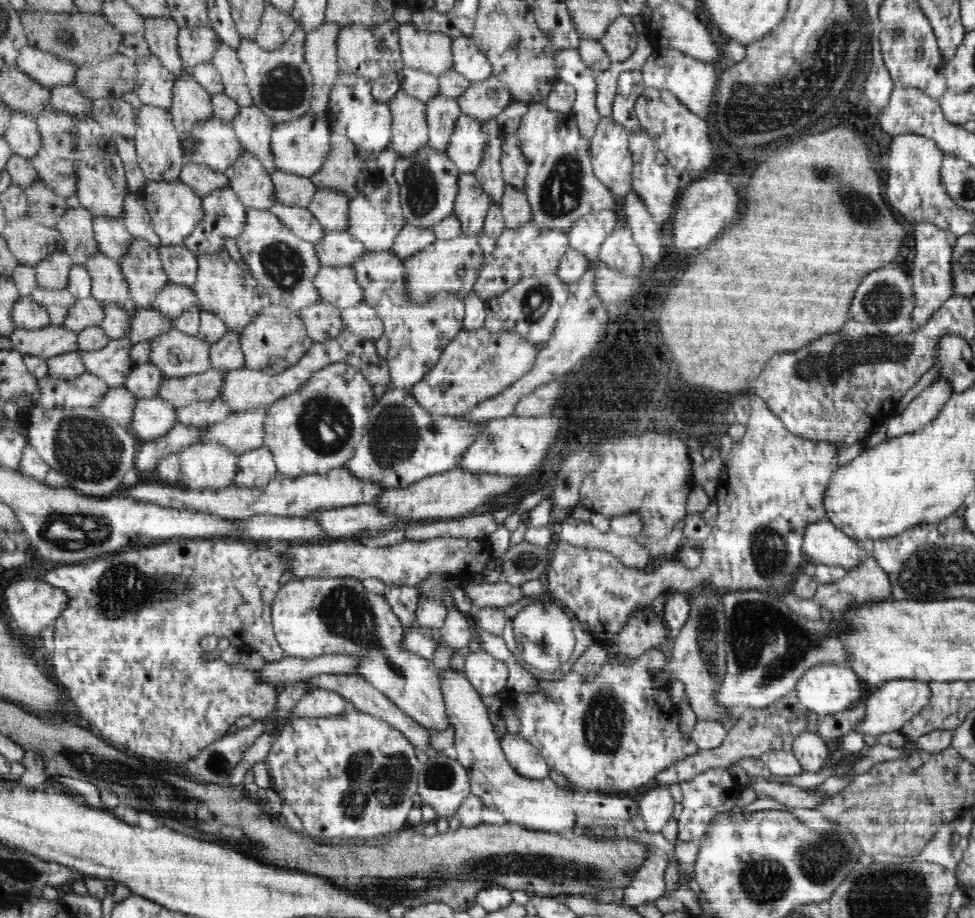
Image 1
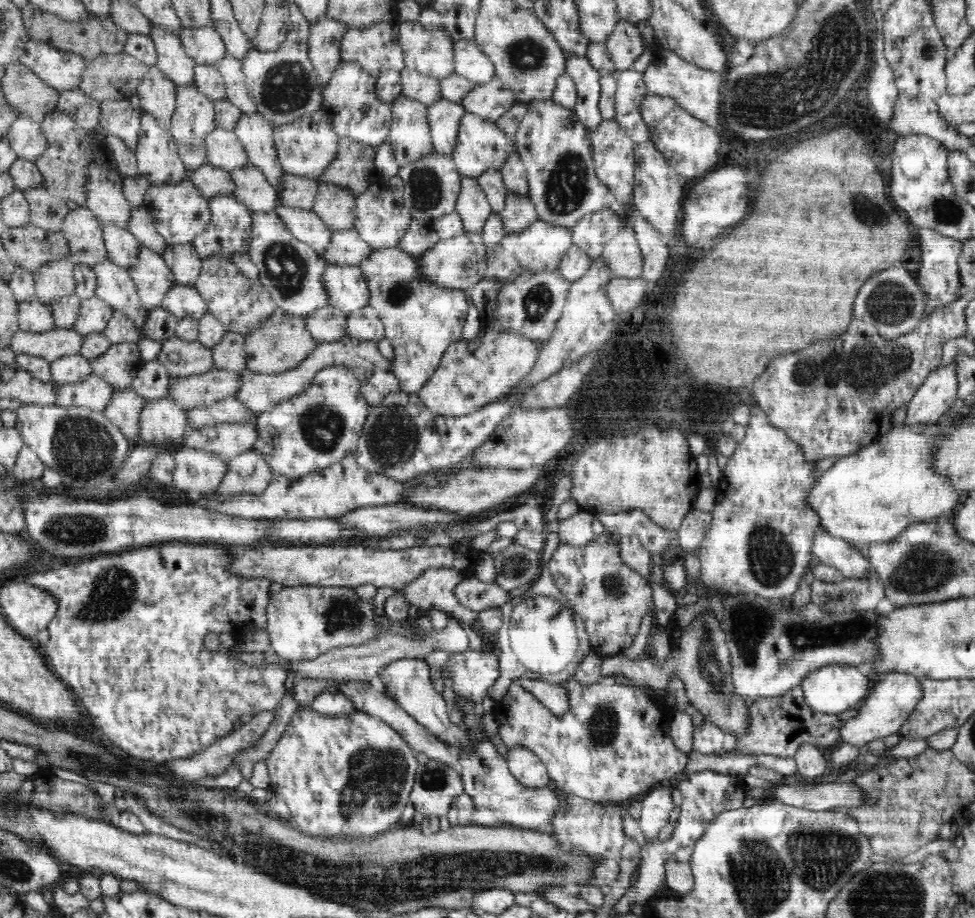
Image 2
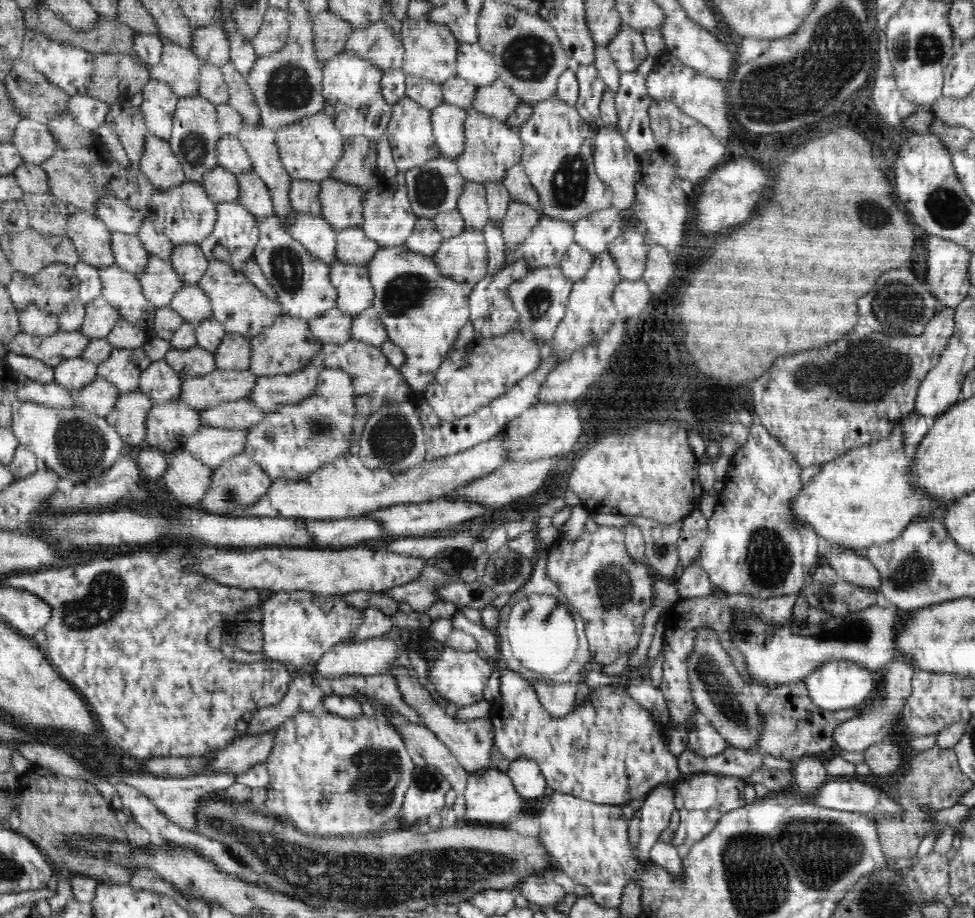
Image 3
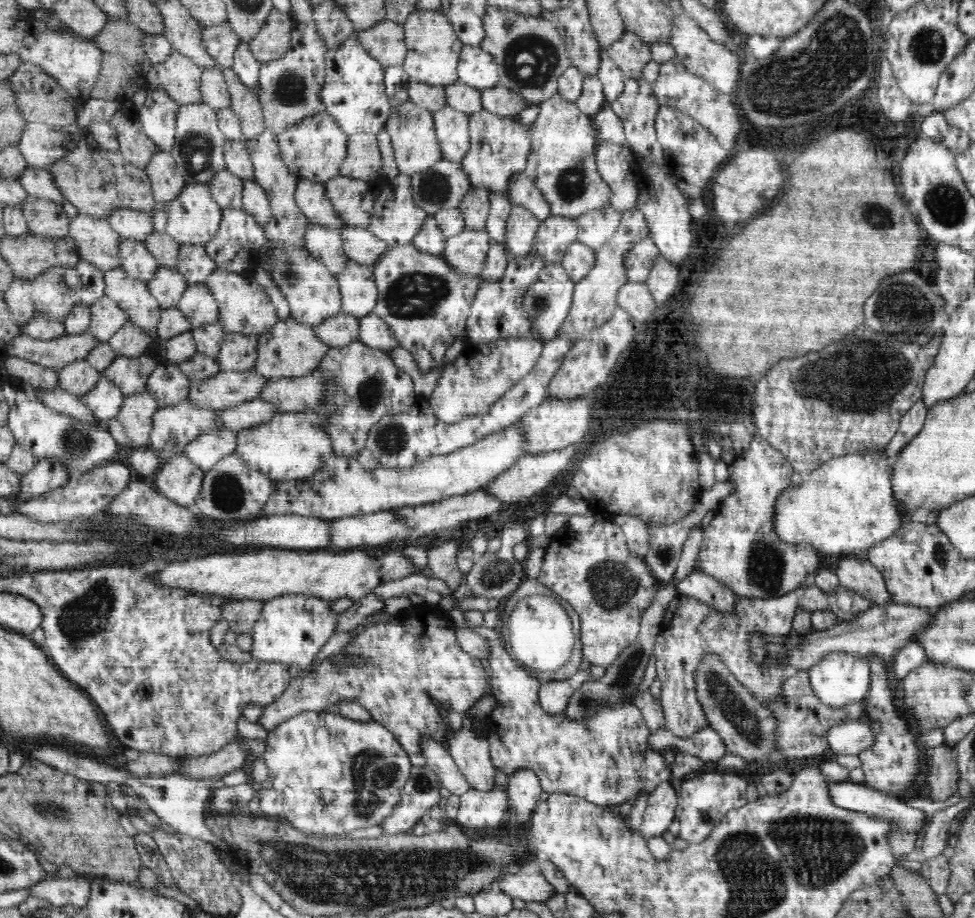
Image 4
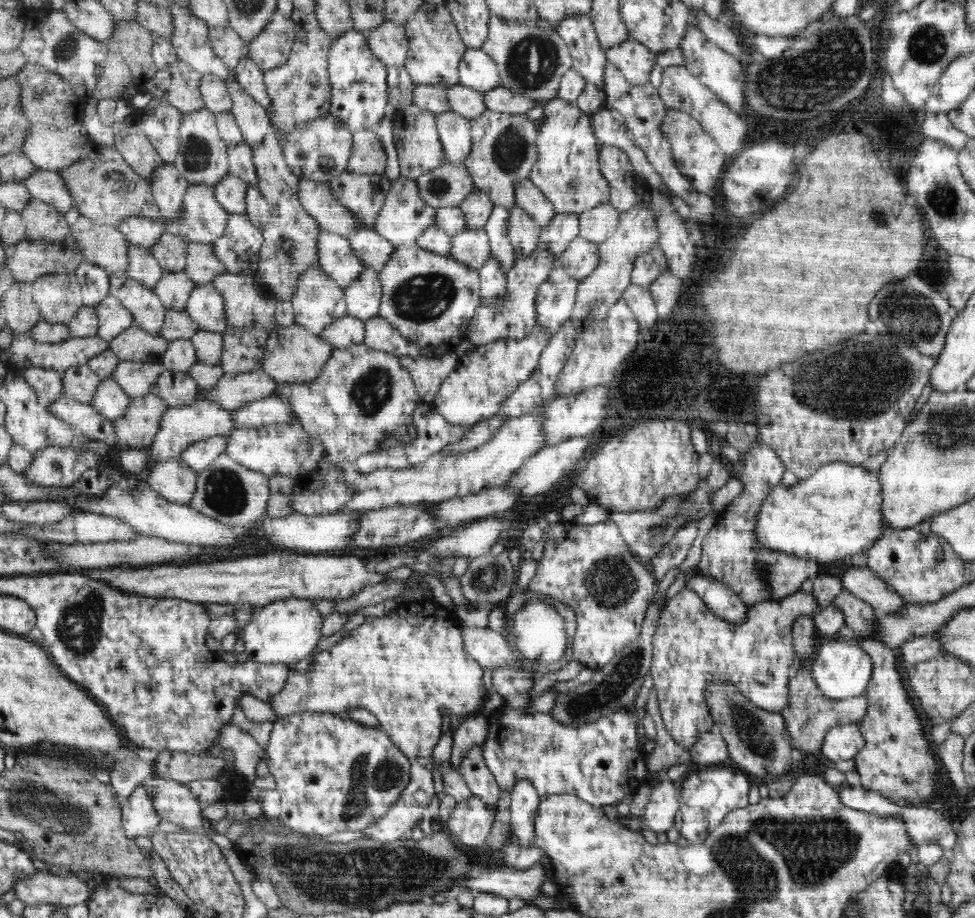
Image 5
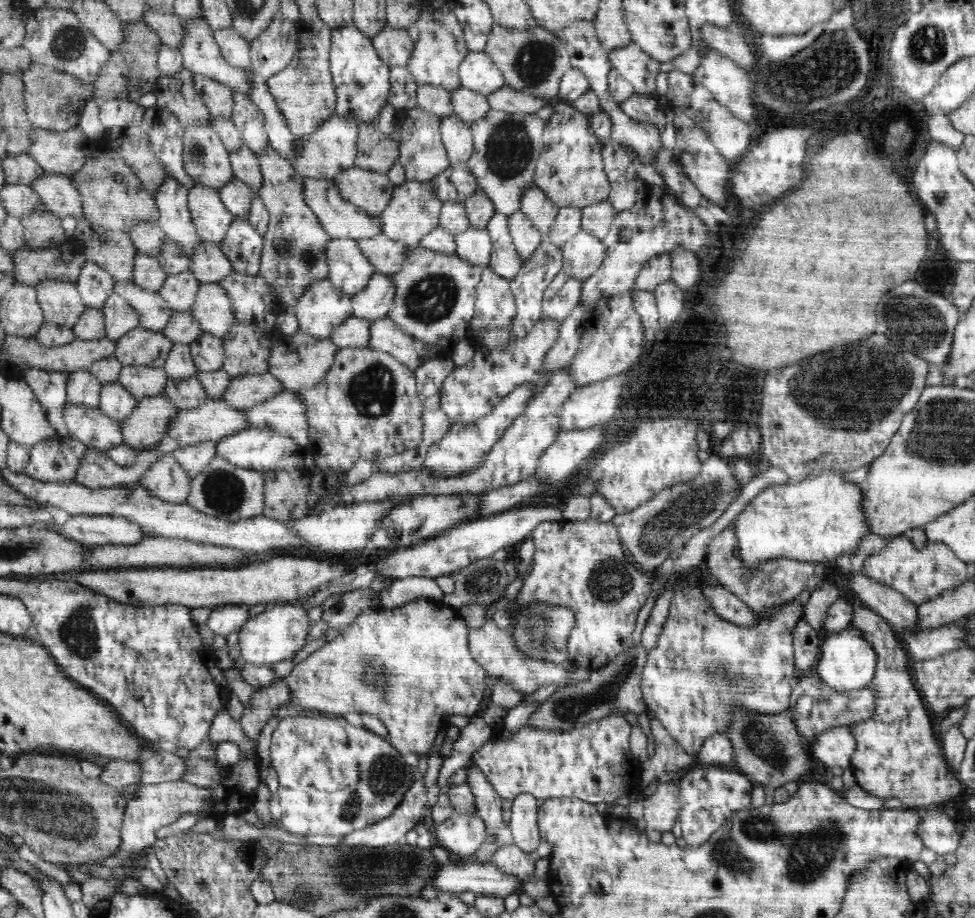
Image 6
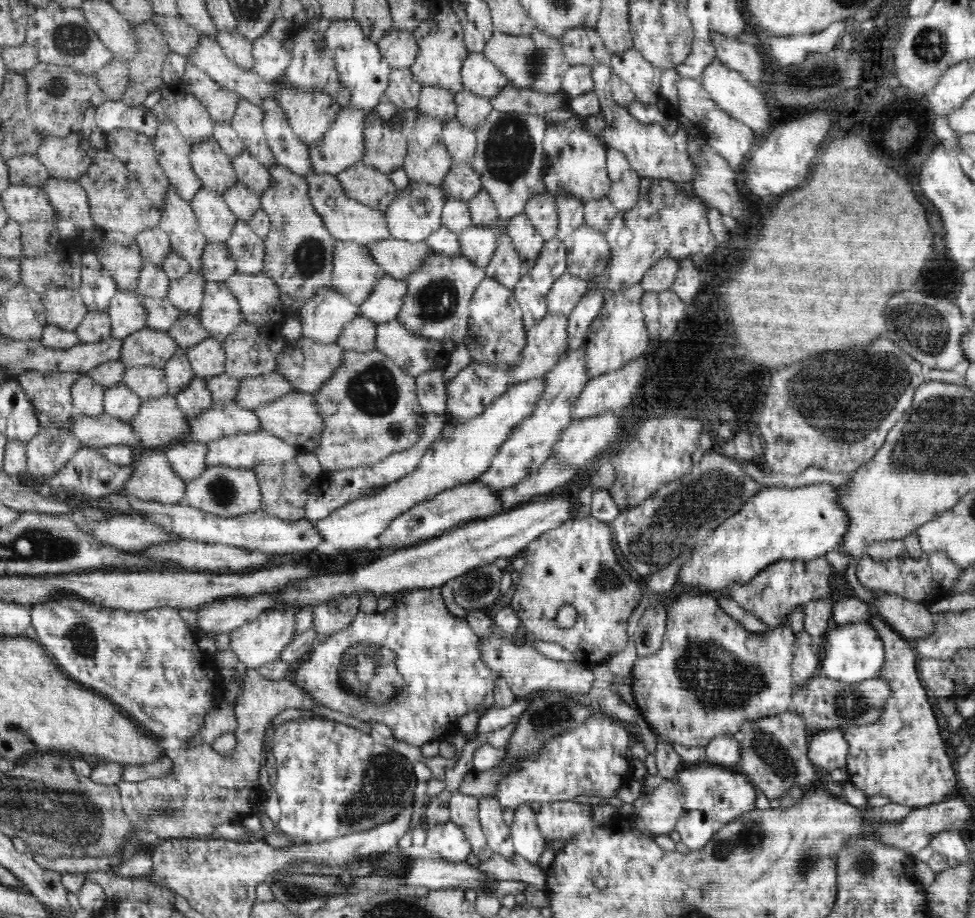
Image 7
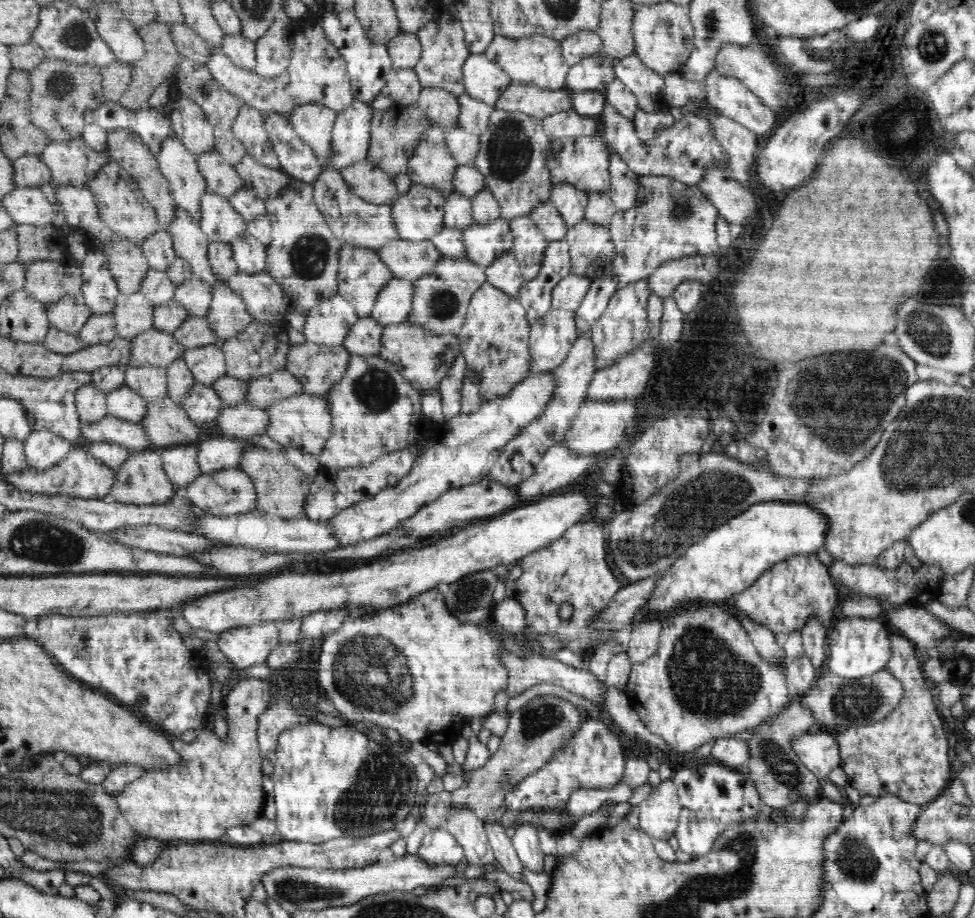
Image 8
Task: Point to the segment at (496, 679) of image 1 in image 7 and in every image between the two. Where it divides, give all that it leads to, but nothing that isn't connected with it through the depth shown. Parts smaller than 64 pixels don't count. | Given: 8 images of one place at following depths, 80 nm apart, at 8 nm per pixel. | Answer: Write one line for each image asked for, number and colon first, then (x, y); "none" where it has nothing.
2: (473, 672)
3: (460, 677)
4: (414, 664)
5: (404, 667)
6: (410, 666)
7: (416, 667)

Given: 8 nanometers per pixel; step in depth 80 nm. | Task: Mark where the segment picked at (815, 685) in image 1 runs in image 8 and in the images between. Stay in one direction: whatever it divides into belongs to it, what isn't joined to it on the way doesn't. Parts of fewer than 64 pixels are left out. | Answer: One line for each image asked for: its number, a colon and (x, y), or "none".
2: (834, 688)
3: (836, 685)
4: (839, 678)
5: (842, 669)
6: (847, 661)
7: (853, 652)
8: (857, 647)

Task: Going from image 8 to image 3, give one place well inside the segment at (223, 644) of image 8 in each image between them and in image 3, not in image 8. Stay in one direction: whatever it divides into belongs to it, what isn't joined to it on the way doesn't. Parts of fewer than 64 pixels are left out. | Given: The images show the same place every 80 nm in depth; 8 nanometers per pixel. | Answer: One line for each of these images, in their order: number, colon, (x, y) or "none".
3: (297, 628)
4: (291, 629)
5: (286, 631)
6: (276, 634)
7: (261, 640)

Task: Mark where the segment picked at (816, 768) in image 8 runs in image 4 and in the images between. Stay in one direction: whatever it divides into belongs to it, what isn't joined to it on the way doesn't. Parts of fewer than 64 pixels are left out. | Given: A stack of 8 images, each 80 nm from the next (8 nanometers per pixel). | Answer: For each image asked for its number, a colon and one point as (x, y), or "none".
4: (851, 737)
5: (842, 742)
6: (835, 746)
7: (827, 750)

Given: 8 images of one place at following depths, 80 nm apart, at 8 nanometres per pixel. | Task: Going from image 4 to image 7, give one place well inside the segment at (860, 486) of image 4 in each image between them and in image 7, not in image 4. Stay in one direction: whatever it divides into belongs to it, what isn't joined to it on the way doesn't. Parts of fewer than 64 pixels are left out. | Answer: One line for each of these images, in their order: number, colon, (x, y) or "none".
5: (835, 513)
6: (817, 519)
7: (777, 524)

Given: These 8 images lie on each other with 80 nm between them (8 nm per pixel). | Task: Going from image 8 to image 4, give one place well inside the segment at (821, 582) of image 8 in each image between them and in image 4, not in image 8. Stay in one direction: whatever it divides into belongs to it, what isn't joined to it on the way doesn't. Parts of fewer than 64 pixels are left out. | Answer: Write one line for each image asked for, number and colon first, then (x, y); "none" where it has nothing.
4: (740, 549)
5: (730, 553)
6: (777, 581)
7: (772, 594)

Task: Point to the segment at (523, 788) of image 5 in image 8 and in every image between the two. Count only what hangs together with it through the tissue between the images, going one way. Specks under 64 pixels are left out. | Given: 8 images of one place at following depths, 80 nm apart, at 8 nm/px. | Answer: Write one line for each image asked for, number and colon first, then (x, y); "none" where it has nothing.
6: (523, 824)
7: (529, 843)
8: (525, 840)

